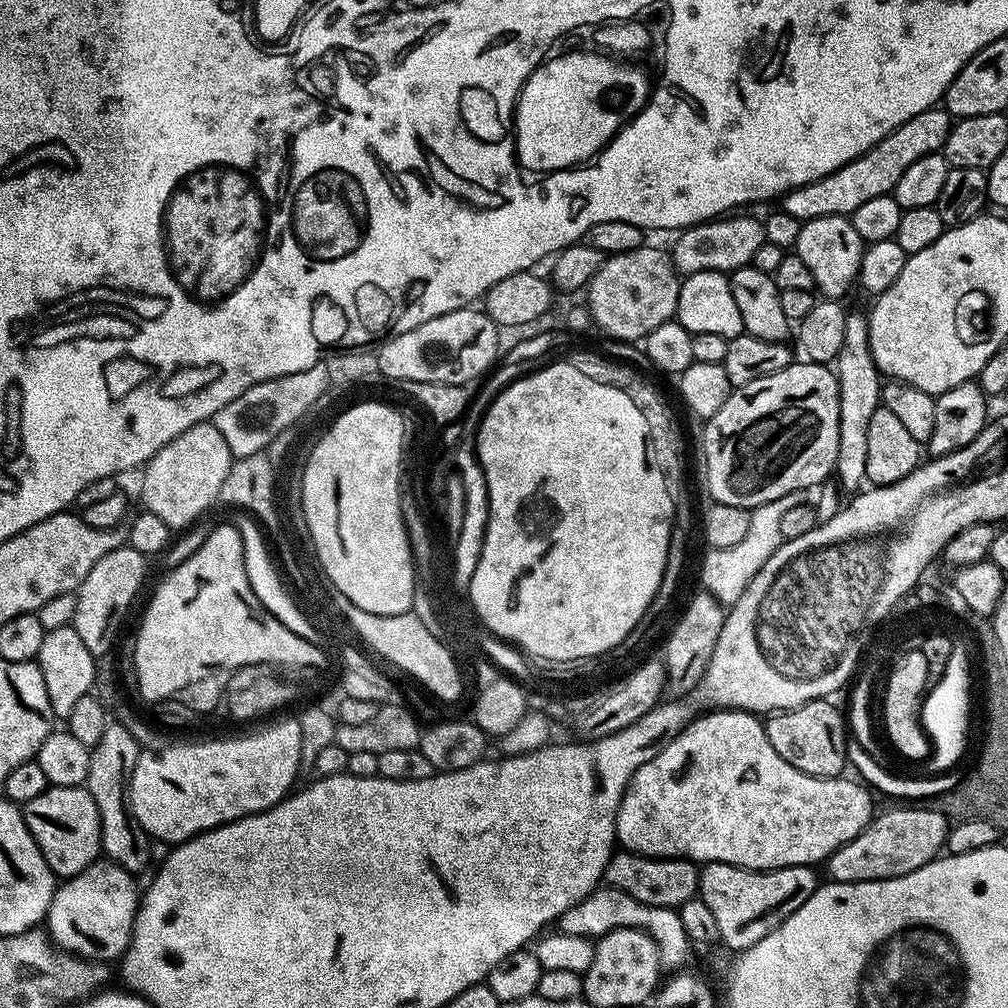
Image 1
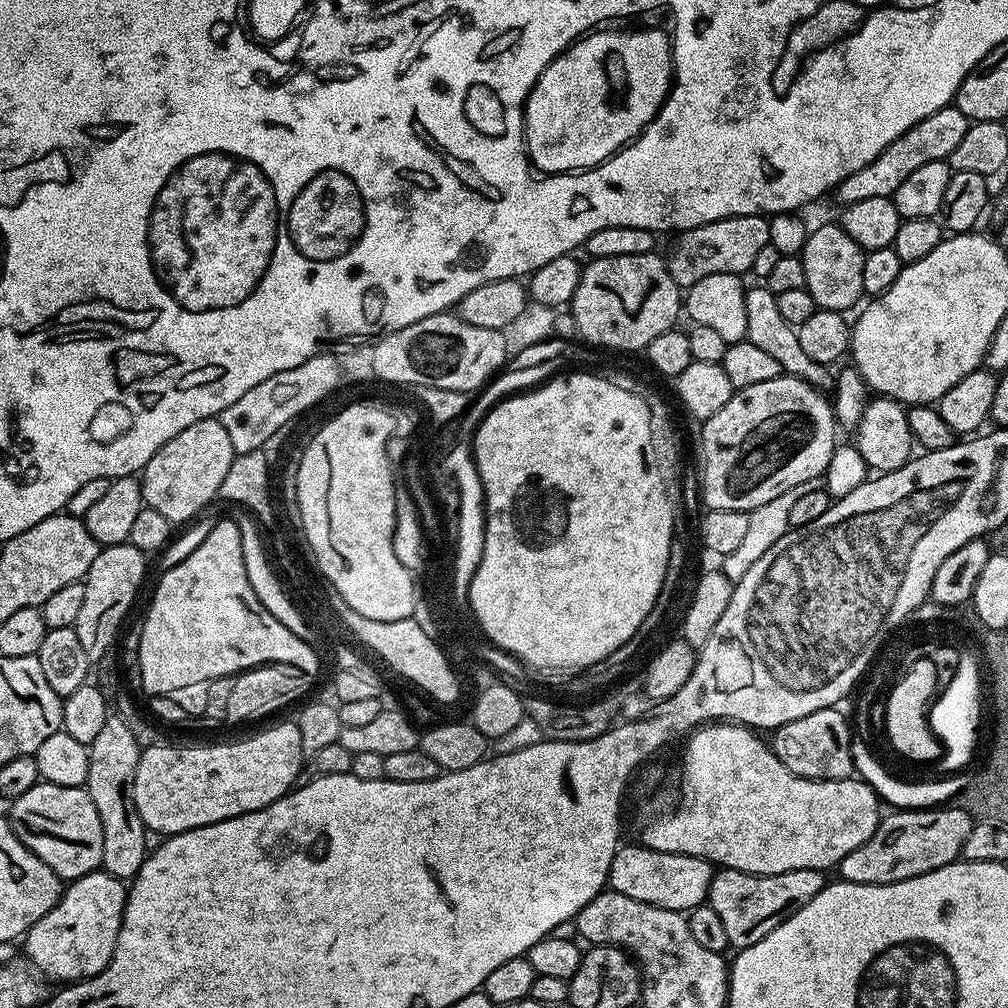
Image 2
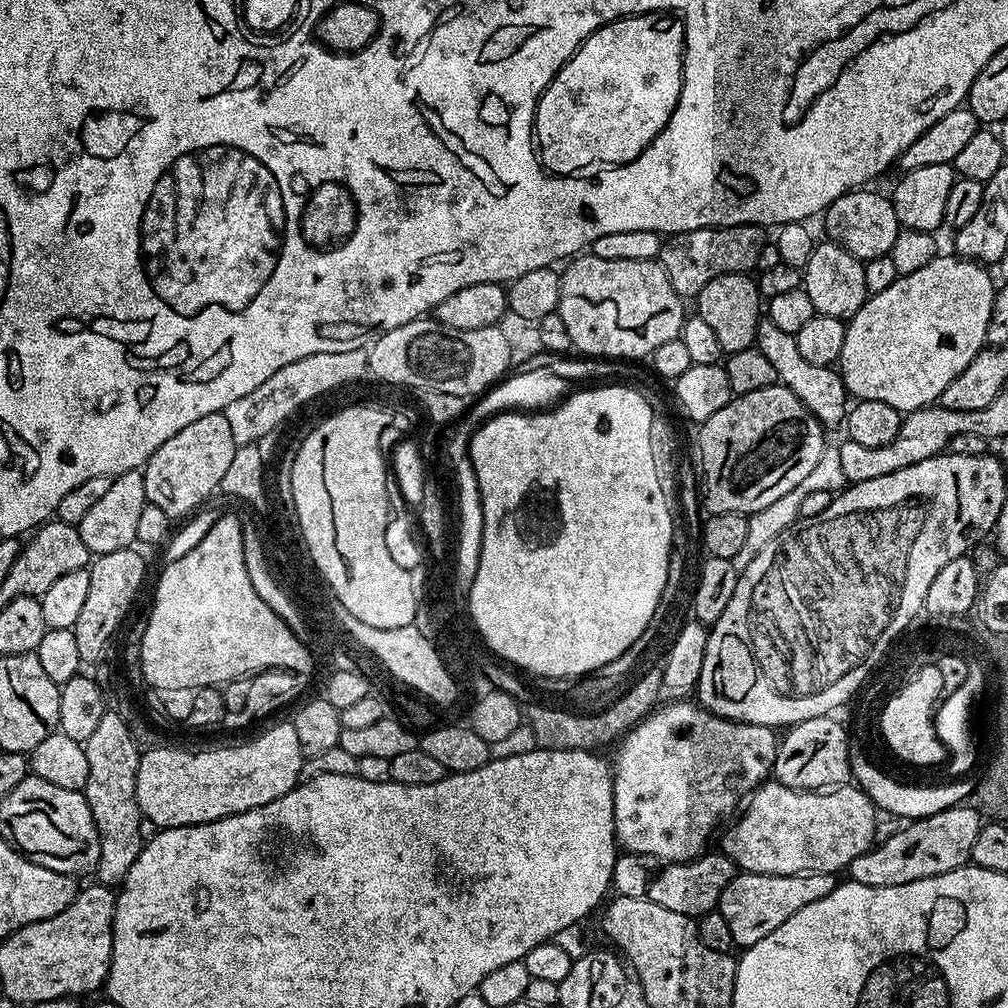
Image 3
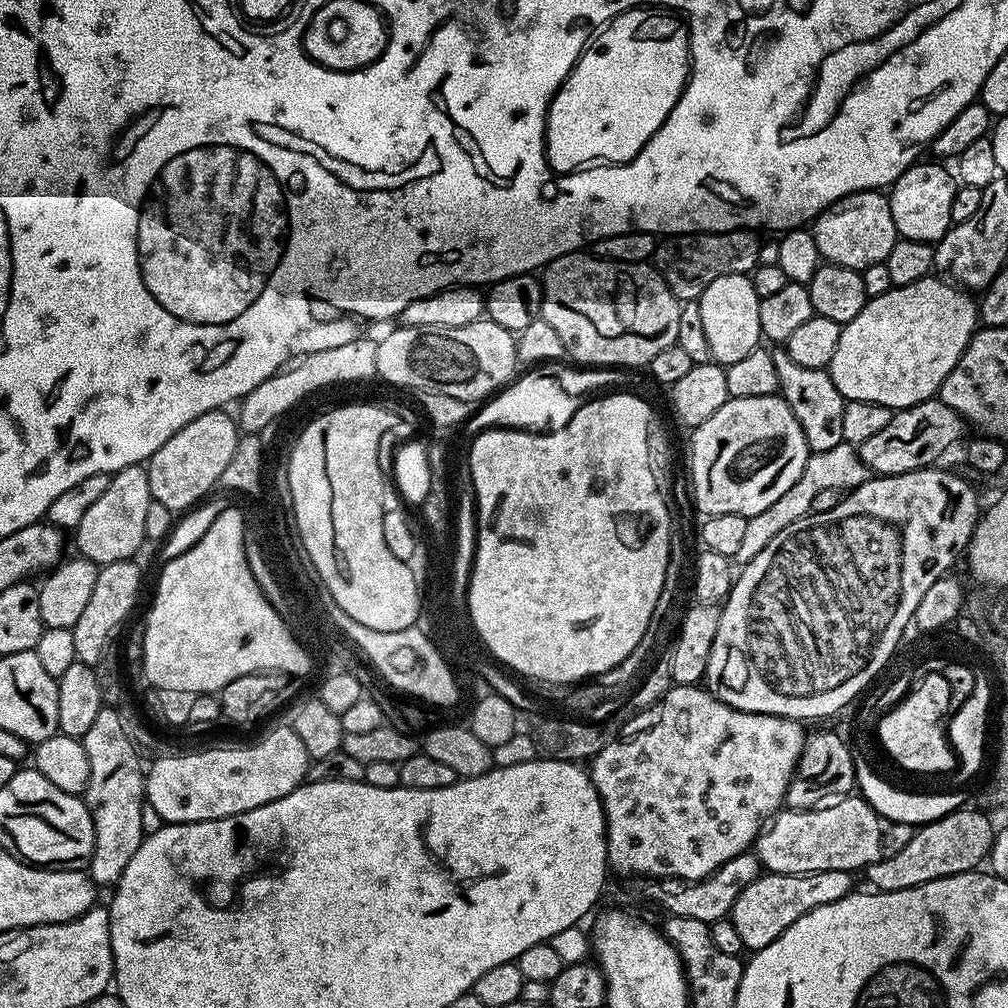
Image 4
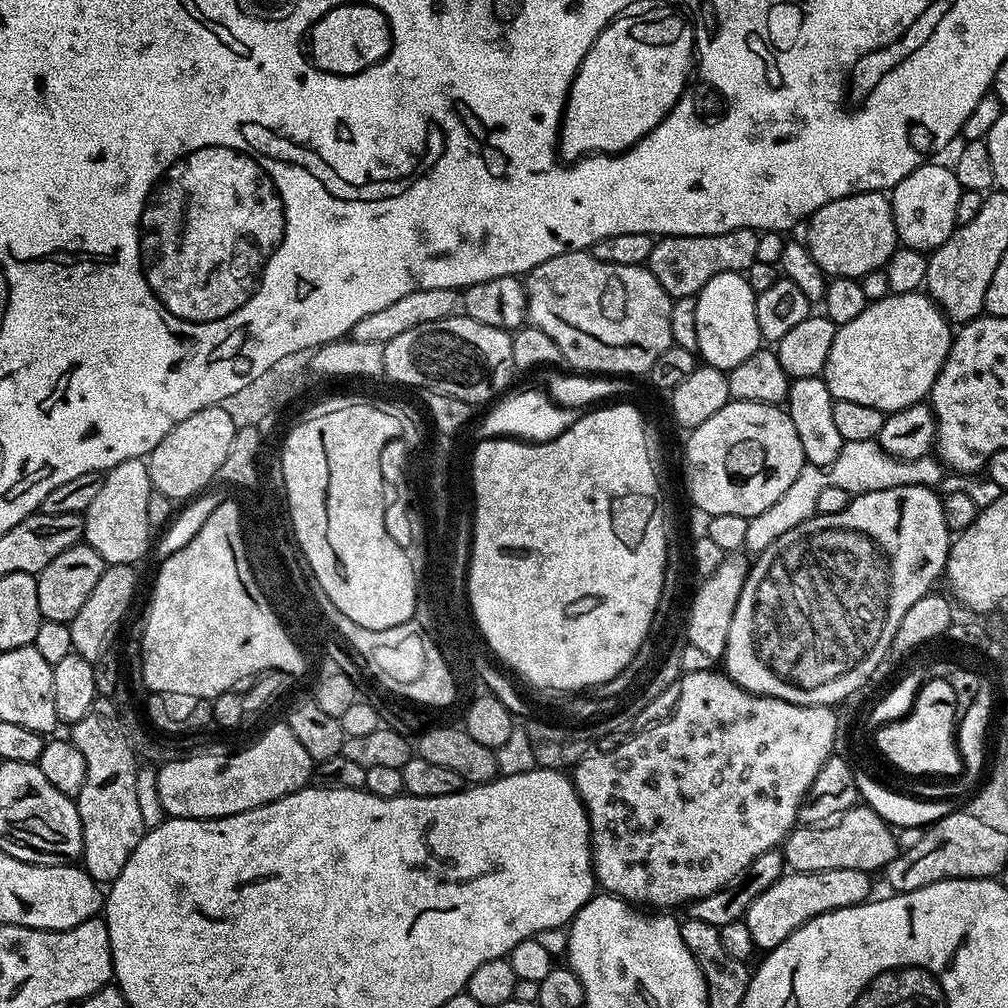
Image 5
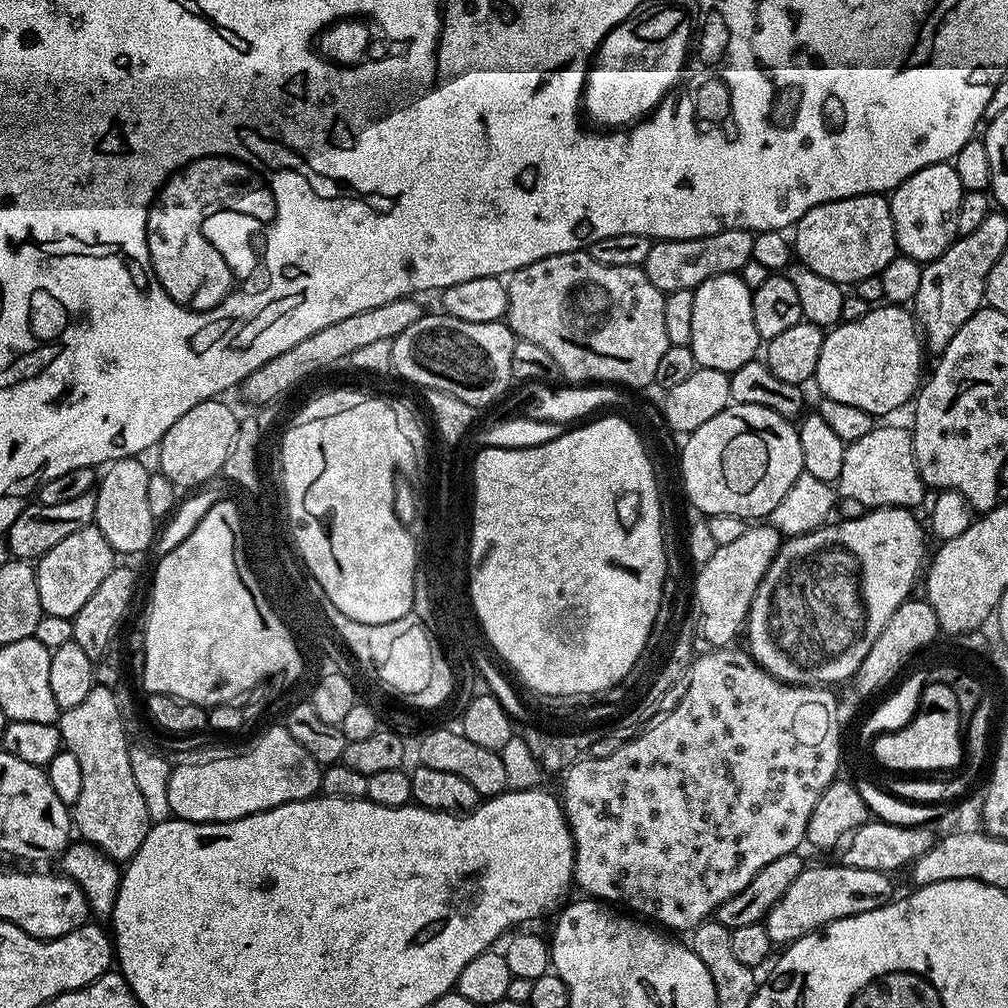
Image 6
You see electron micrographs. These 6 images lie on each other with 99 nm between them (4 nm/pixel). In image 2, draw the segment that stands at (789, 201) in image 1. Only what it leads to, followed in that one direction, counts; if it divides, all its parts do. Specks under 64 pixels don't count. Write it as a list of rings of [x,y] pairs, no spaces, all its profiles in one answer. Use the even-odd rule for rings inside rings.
[[[954,104],[935,111],[902,134],[901,138],[896,138],[870,165],[856,171],[850,178],[844,179],[834,190],[834,197],[836,196],[844,206],[867,198],[890,198],[894,190],[906,180],[907,175],[919,167],[928,162],[949,159],[960,145],[970,125],[971,121],[968,121]]]

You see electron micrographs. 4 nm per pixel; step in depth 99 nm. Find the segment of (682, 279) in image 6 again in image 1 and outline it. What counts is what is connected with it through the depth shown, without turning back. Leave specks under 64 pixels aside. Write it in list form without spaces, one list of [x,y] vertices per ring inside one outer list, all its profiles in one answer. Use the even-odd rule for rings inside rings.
[[[728,214],[723,218],[707,220],[704,224],[695,224],[693,228],[683,229],[680,236],[670,247],[672,264],[677,273],[689,276],[699,272],[722,272],[731,274],[737,268],[751,265],[758,246],[765,244],[764,225],[759,219],[744,214]]]

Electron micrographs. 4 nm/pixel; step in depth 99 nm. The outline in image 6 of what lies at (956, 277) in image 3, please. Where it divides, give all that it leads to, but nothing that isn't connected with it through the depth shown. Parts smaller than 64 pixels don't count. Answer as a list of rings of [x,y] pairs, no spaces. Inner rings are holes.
[[[890,303],[872,306],[864,317],[843,321],[825,335],[814,384],[820,387],[821,397],[858,406],[873,418],[888,416],[907,400],[909,403],[921,387],[923,355],[918,321],[907,307]]]

